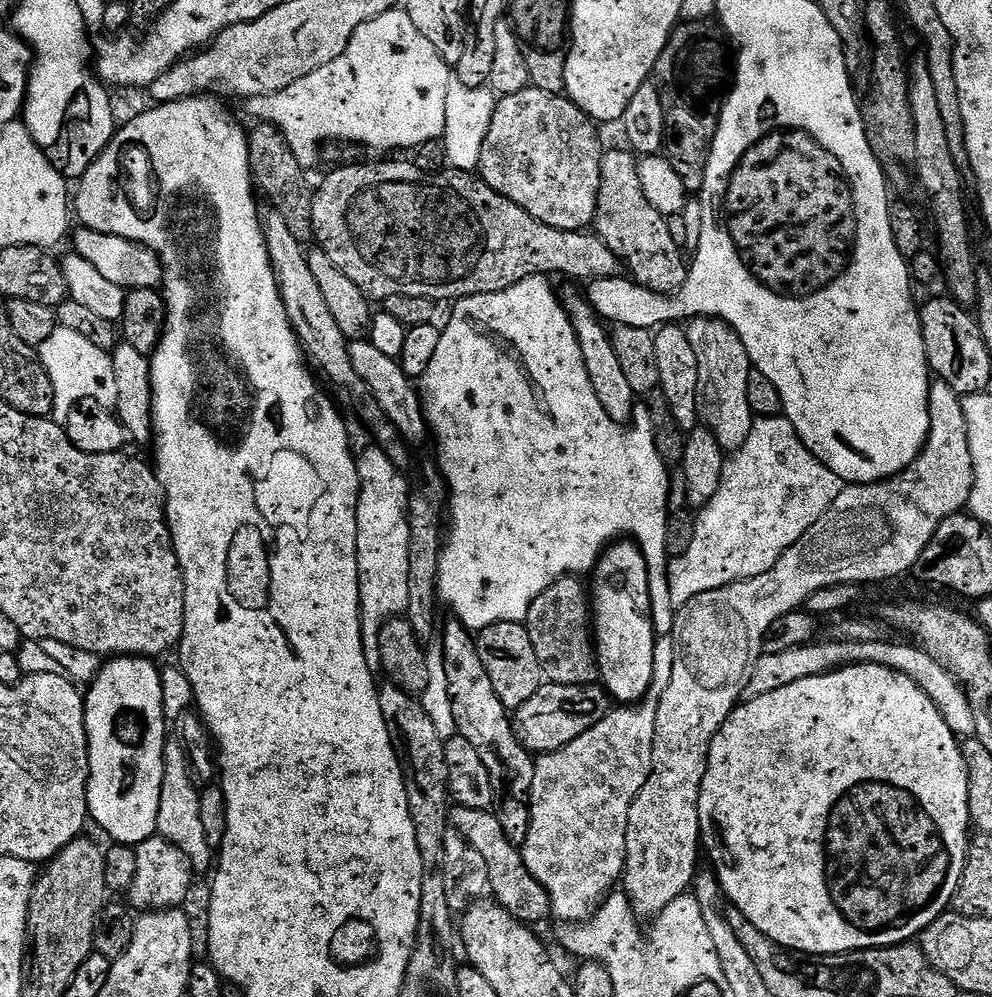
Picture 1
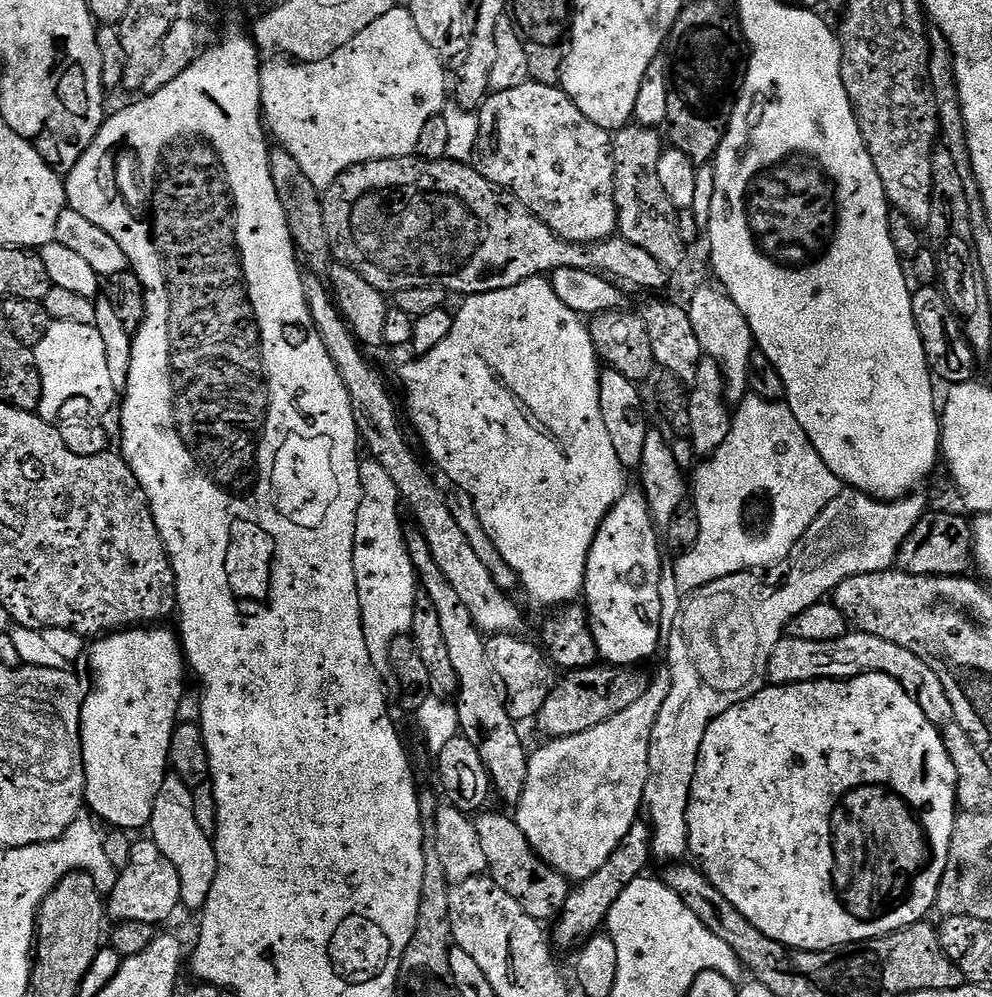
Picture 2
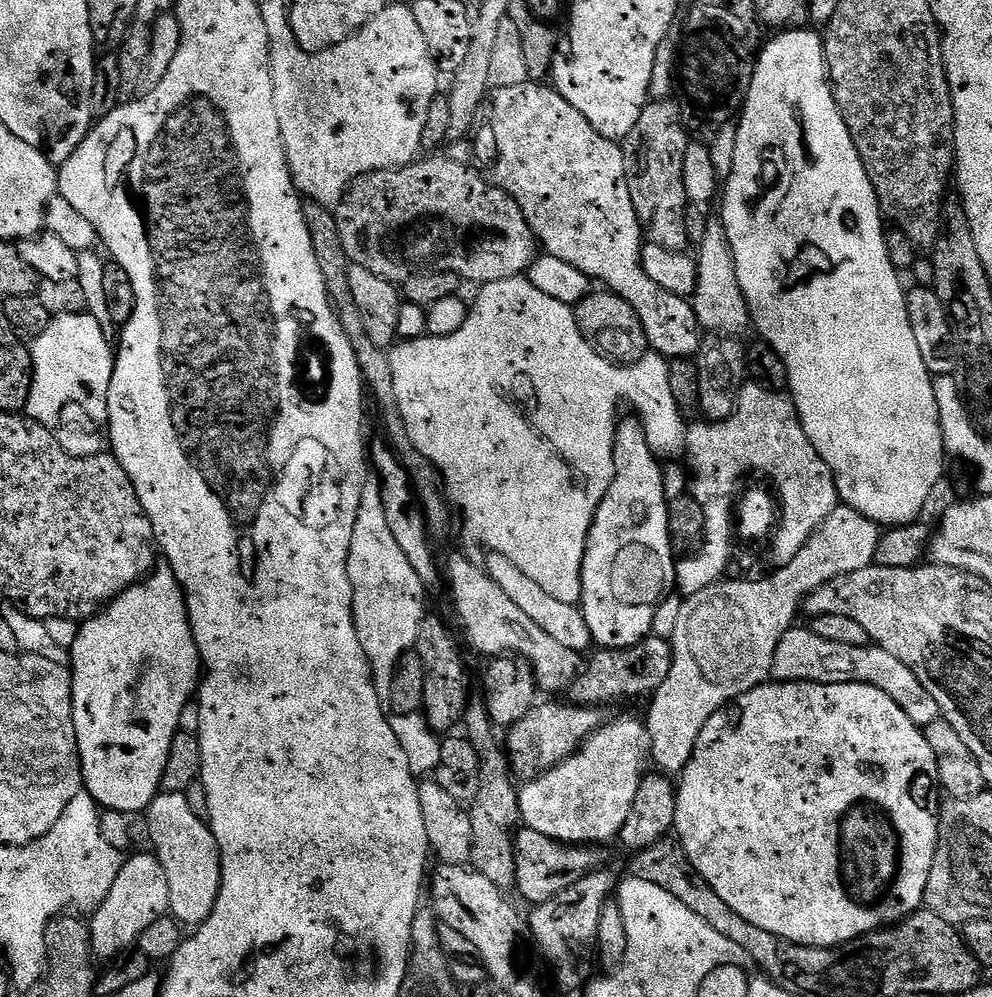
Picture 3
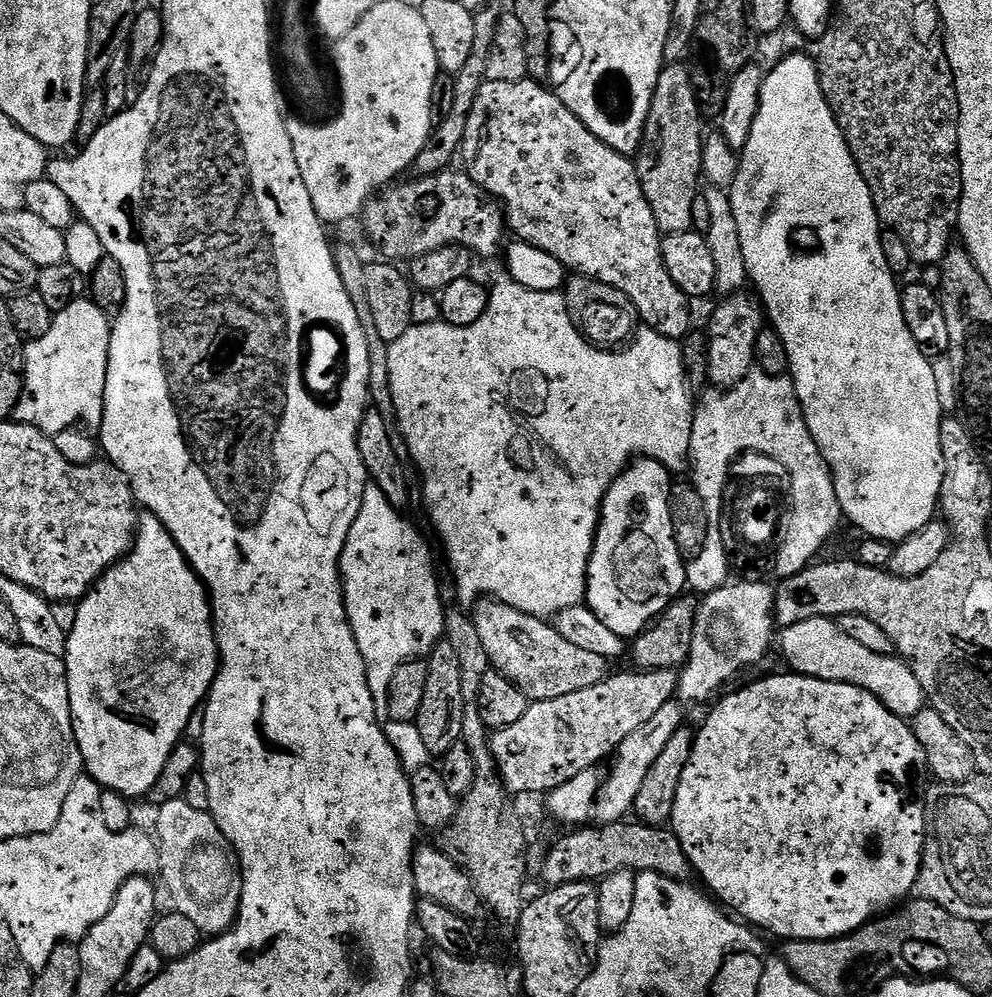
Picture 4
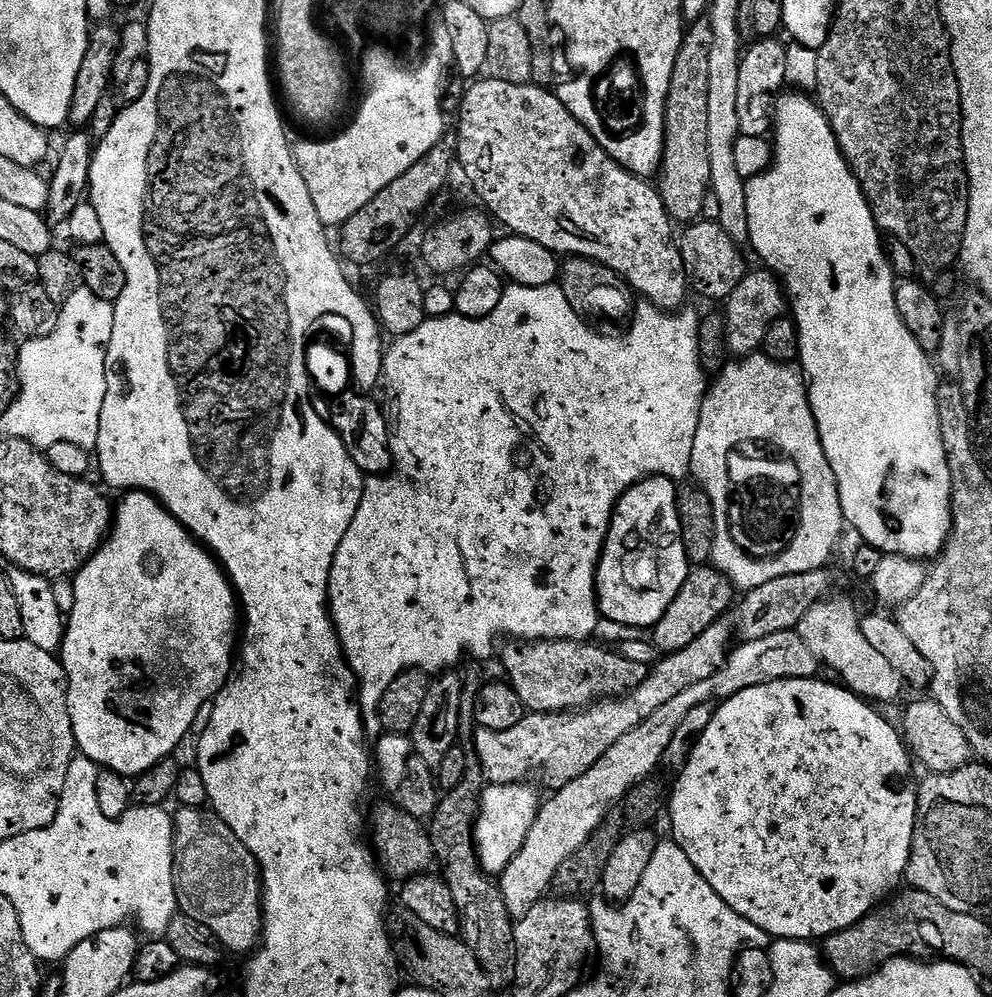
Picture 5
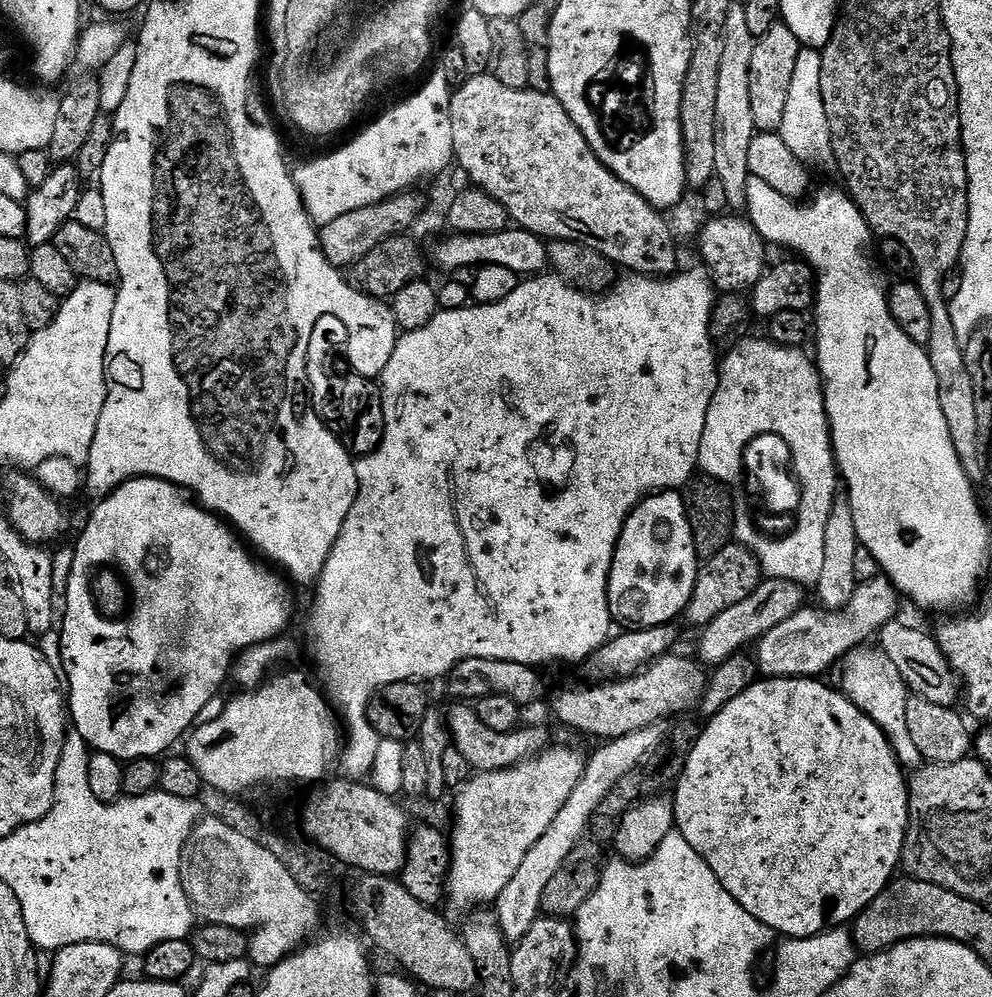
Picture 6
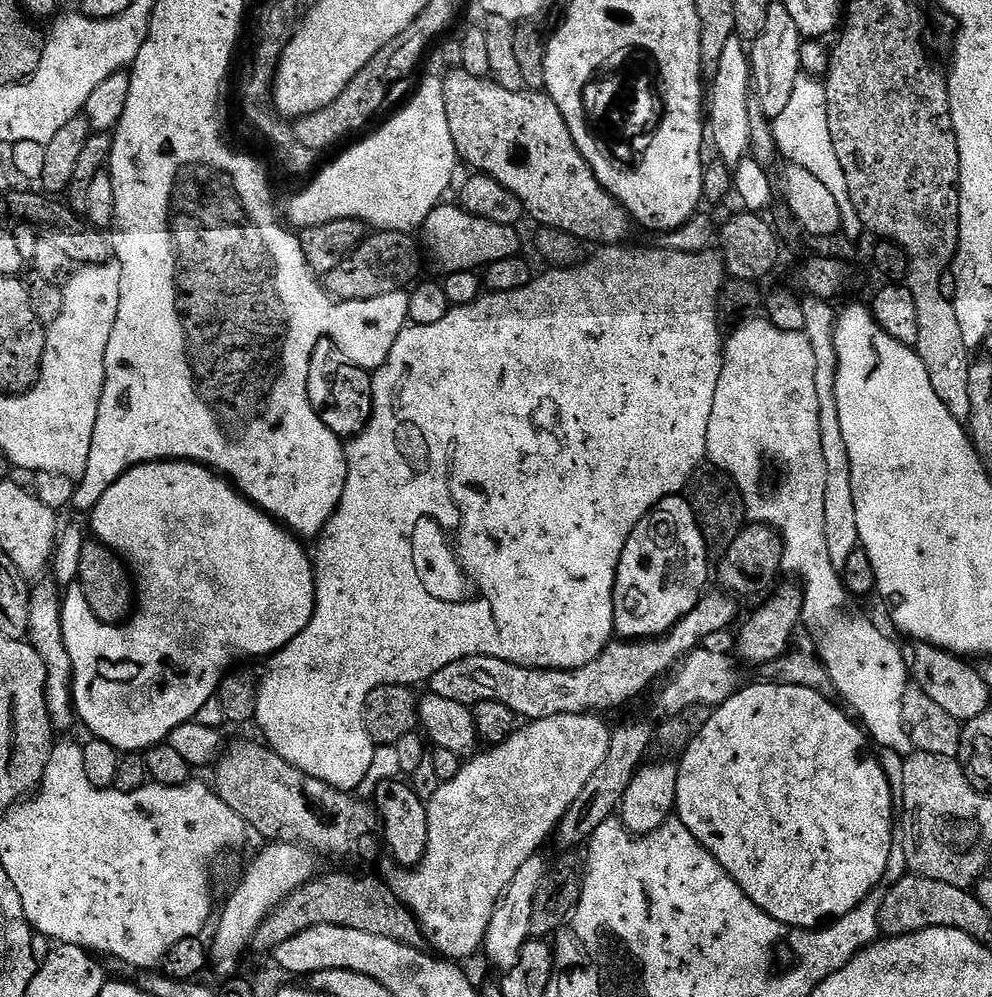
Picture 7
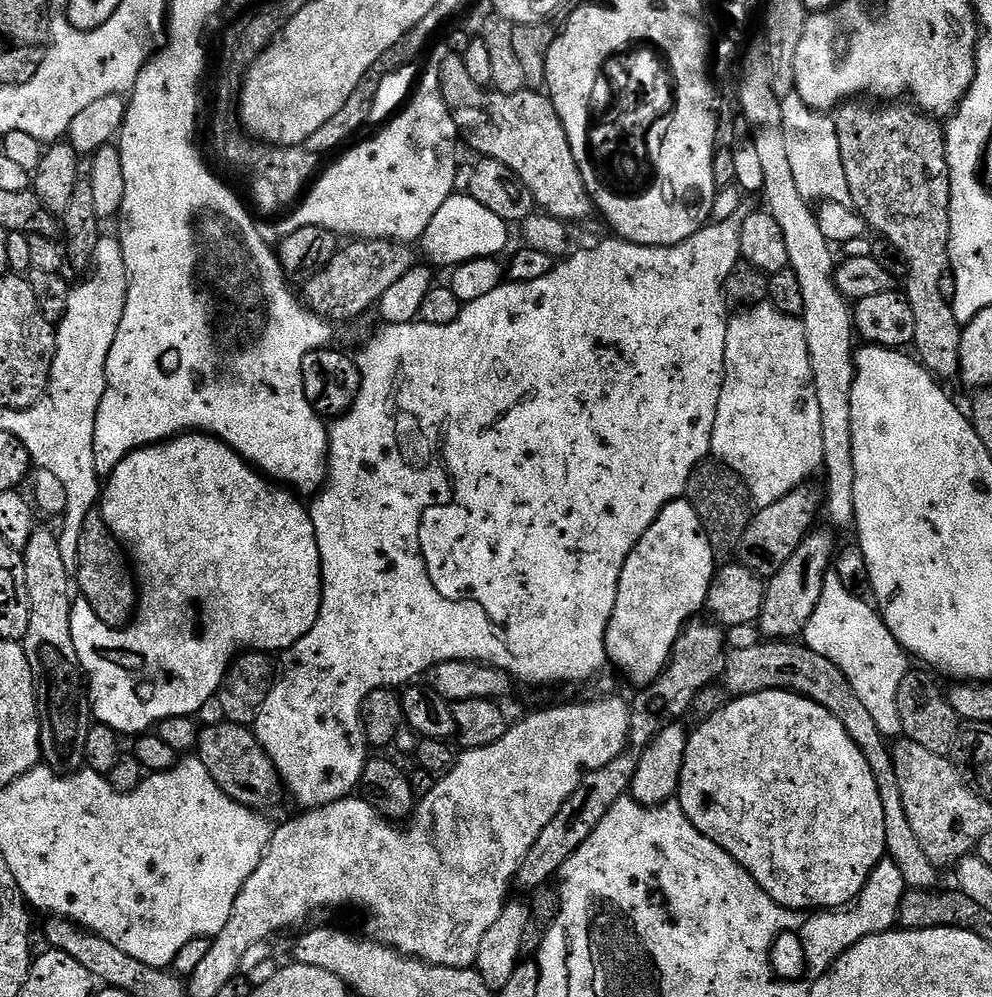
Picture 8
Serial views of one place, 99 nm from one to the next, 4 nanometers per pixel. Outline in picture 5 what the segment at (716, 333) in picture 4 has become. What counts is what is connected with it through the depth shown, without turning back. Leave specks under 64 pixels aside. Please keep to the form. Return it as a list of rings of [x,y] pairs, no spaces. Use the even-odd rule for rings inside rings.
[[[767,270],[759,271],[745,271],[742,282],[734,286],[734,294],[730,294],[722,304],[728,351],[736,358],[759,353],[764,347],[766,330],[770,330],[770,326],[774,326],[774,322],[785,315],[790,304],[781,277]]]

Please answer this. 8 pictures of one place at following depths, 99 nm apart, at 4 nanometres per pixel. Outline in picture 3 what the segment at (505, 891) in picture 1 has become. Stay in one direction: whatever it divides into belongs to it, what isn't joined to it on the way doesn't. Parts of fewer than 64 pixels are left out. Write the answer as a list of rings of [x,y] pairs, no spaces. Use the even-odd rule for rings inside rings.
[[[527,826],[521,827],[517,831],[515,837],[516,841],[516,883],[514,885],[515,891],[520,891],[526,899],[529,900],[529,905],[535,906],[546,902],[553,896],[554,887],[552,888],[552,879],[557,876],[558,879],[564,880],[560,882],[568,882],[574,880],[581,880],[583,876],[590,872],[597,871],[601,867],[600,864],[604,860],[604,848],[600,846],[581,846],[578,844],[563,844],[560,840],[550,838],[546,834],[538,834],[538,830],[529,828]]]

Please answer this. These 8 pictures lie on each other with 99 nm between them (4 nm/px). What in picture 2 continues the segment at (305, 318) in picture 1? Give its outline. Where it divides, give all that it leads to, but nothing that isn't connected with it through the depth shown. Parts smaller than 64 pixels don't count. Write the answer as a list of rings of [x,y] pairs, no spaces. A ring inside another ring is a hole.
[[[320,278],[305,279],[304,289],[308,305],[312,311],[312,317],[316,323],[316,329],[320,337],[326,342],[328,353],[336,362],[336,369],[342,374],[342,380],[350,394],[350,402],[354,410],[354,422],[360,431],[361,441],[366,445],[366,452],[371,459],[377,460],[390,474],[398,494],[403,503],[412,507],[412,516],[415,527],[426,538],[430,546],[430,554],[434,554],[434,562],[438,562],[442,574],[446,574],[450,586],[466,602],[470,609],[470,618],[474,618],[476,629],[485,634],[498,632],[521,631],[524,624],[524,616],[512,605],[509,593],[495,584],[490,572],[482,566],[482,561],[474,554],[470,541],[462,534],[461,527],[454,522],[450,509],[446,506],[446,498],[438,486],[435,485],[433,473],[424,466],[425,461],[416,457],[414,449],[408,445],[404,437],[404,428],[400,425],[400,416],[396,413],[396,404],[384,385],[384,380],[368,365],[368,360],[363,356],[362,345],[344,320],[343,313],[337,307],[337,303],[325,281]]]

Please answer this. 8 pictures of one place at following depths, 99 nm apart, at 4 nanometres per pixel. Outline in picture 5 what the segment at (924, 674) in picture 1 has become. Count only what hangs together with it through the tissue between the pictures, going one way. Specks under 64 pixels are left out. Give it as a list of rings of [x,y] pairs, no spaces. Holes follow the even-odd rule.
[[[835,596],[810,606],[810,610],[806,610],[806,618],[798,622],[795,632],[825,669],[833,668],[841,676],[843,687],[869,702],[898,699],[900,691],[906,688],[904,679],[896,673],[894,666],[890,666],[890,662],[886,662],[886,658],[882,658],[882,654],[878,654],[878,650],[874,650],[874,646],[870,646],[870,642],[866,642],[860,629],[861,613],[856,612],[846,597]]]

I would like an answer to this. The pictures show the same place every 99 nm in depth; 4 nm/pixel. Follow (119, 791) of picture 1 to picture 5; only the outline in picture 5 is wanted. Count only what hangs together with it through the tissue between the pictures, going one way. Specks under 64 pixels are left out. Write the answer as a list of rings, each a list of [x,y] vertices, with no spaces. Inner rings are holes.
[[[128,490],[114,508],[112,527],[98,551],[75,573],[74,610],[67,613],[62,645],[62,663],[68,679],[68,709],[77,749],[91,763],[101,769],[117,772],[120,776],[135,778],[160,760],[167,760],[184,740],[184,735],[196,724],[196,719],[205,711],[209,702],[228,683],[234,672],[234,653],[238,648],[238,597],[232,583],[224,575],[219,560],[188,531],[178,518],[174,518],[163,504],[148,492]]]

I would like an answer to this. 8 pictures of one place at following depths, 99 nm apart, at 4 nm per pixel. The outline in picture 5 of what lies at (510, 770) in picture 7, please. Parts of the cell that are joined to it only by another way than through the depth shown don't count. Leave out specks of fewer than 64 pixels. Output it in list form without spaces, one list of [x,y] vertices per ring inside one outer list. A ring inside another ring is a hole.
[[[488,784],[484,795],[480,797],[480,814],[476,817],[476,850],[480,864],[485,872],[499,874],[510,866],[514,854],[522,850],[522,842],[526,842],[526,834],[534,826],[534,820],[540,813],[542,796],[530,784]]]

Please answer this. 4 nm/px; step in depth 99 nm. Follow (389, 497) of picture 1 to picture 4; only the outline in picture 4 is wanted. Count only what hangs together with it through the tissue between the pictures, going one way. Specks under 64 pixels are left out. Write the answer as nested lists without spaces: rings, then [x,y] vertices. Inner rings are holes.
[[[368,483],[362,494],[362,502],[358,510],[358,518],[354,518],[354,526],[350,526],[350,534],[346,538],[346,546],[340,555],[340,574],[344,586],[344,605],[346,606],[346,614],[350,626],[354,630],[354,638],[358,642],[358,650],[362,654],[362,658],[366,662],[366,674],[370,682],[370,694],[377,698],[385,695],[386,689],[390,686],[390,678],[394,678],[394,670],[400,664],[404,664],[408,660],[419,660],[427,657],[428,653],[441,643],[444,633],[444,615],[446,611],[445,601],[441,599],[442,584],[436,581],[436,572],[428,565],[428,559],[432,556],[432,552],[428,549],[426,541],[420,537],[420,532],[404,517],[401,509],[395,508],[386,498],[386,494],[382,494],[382,490],[374,483]]]

